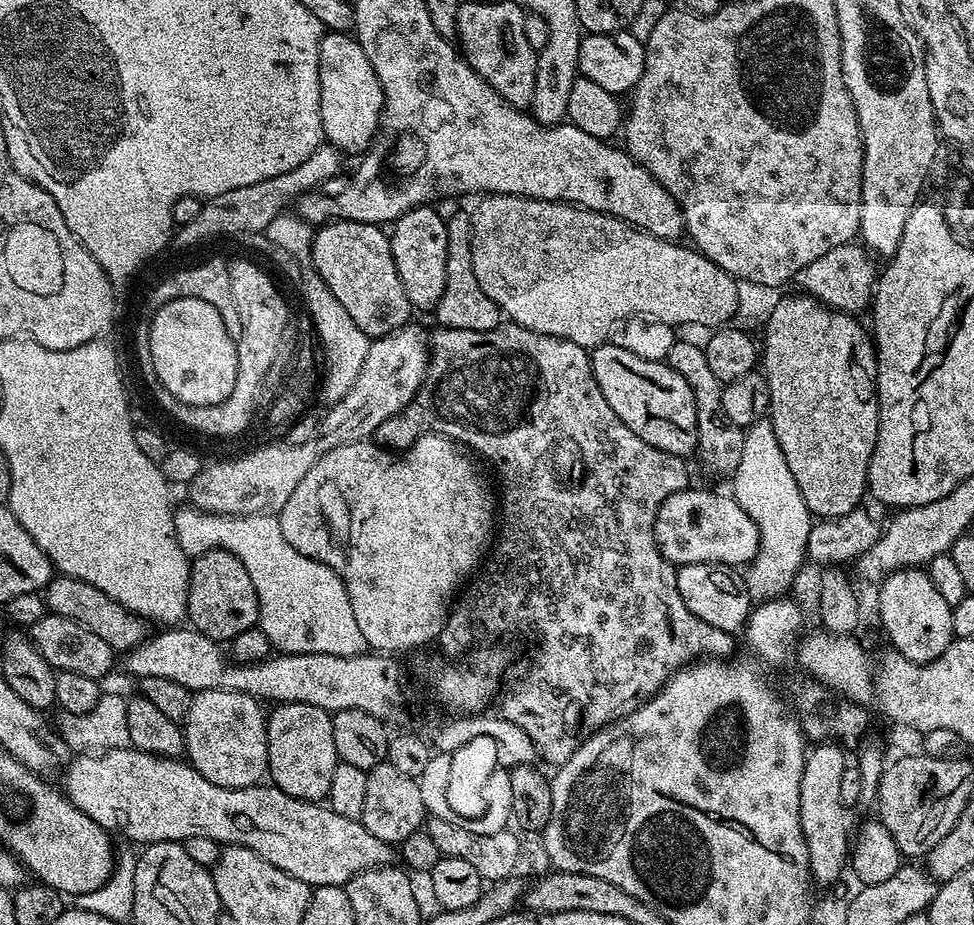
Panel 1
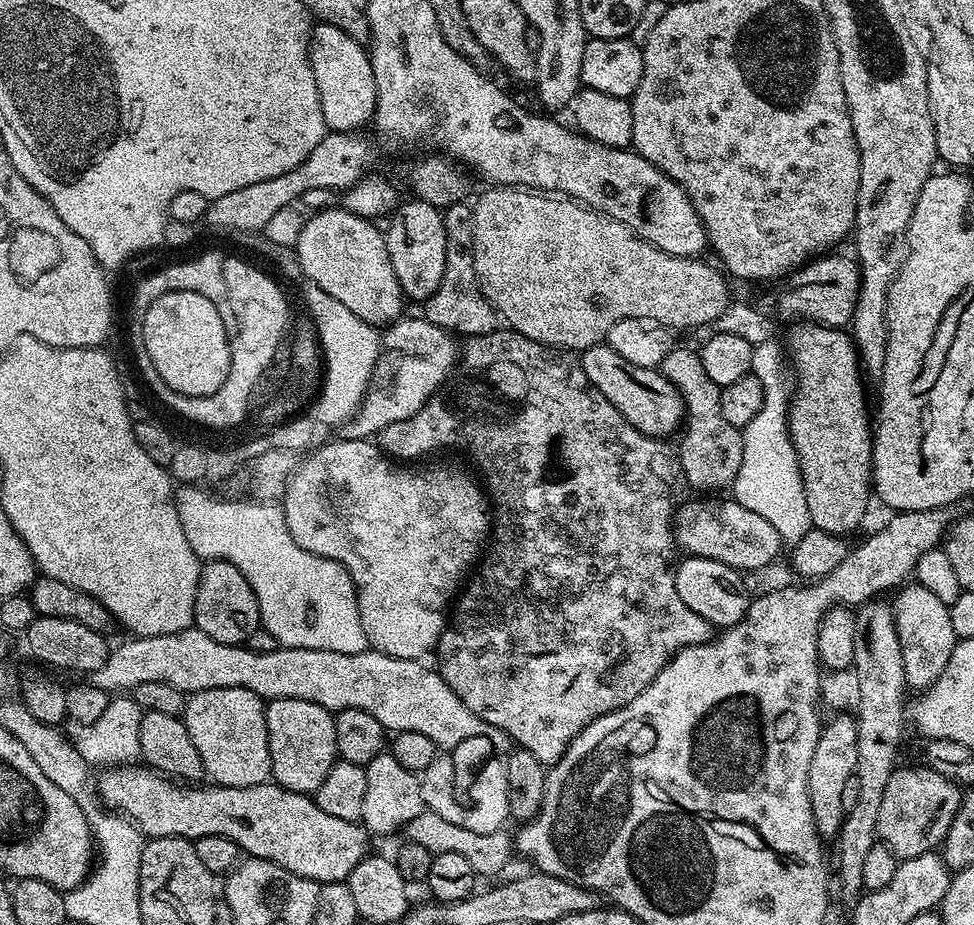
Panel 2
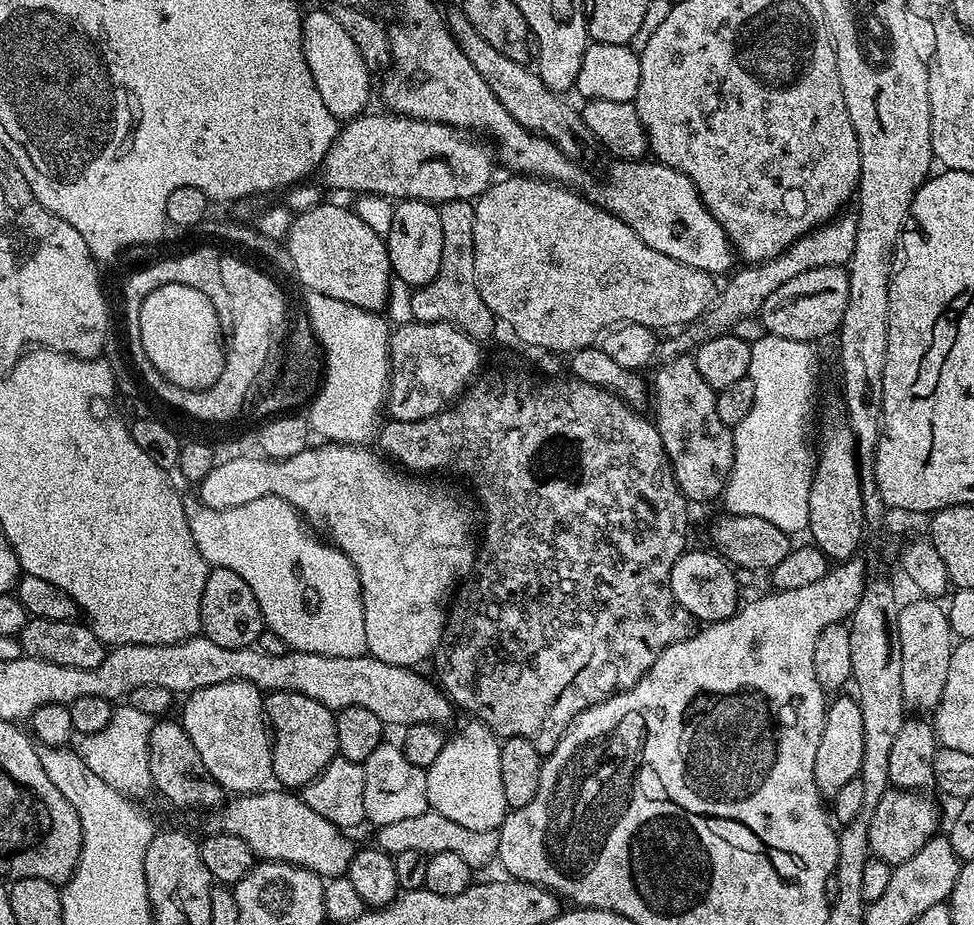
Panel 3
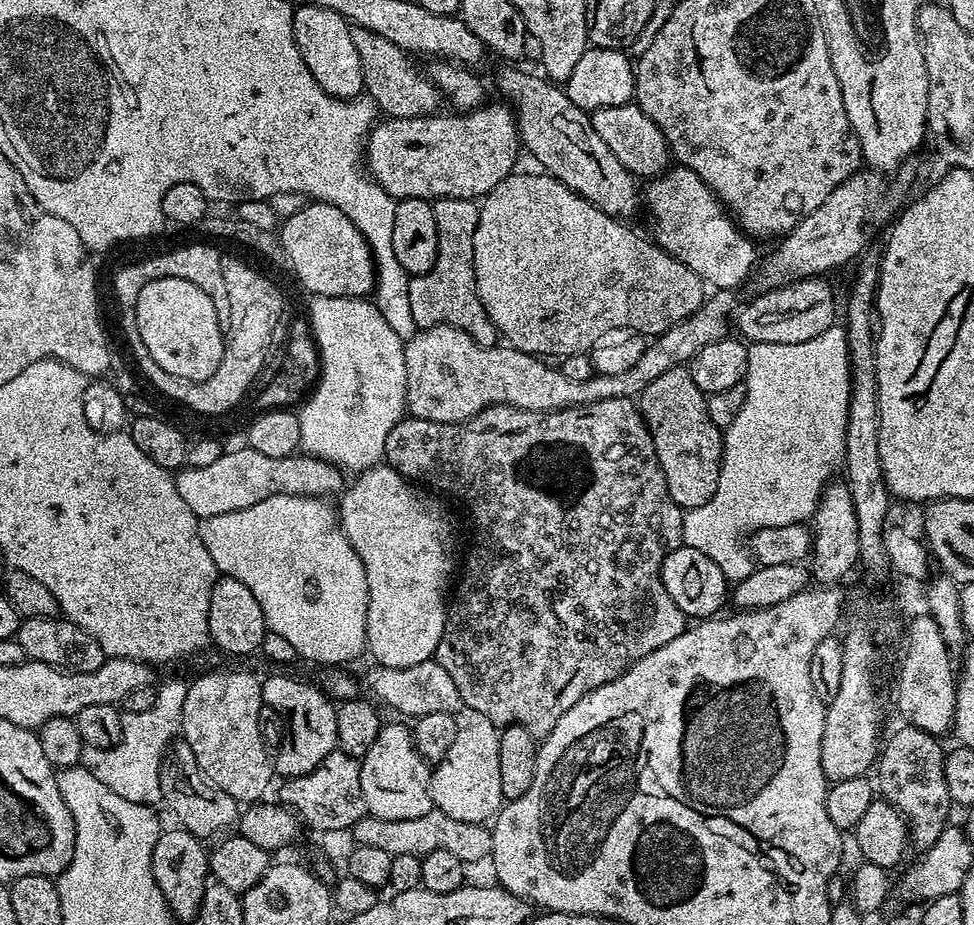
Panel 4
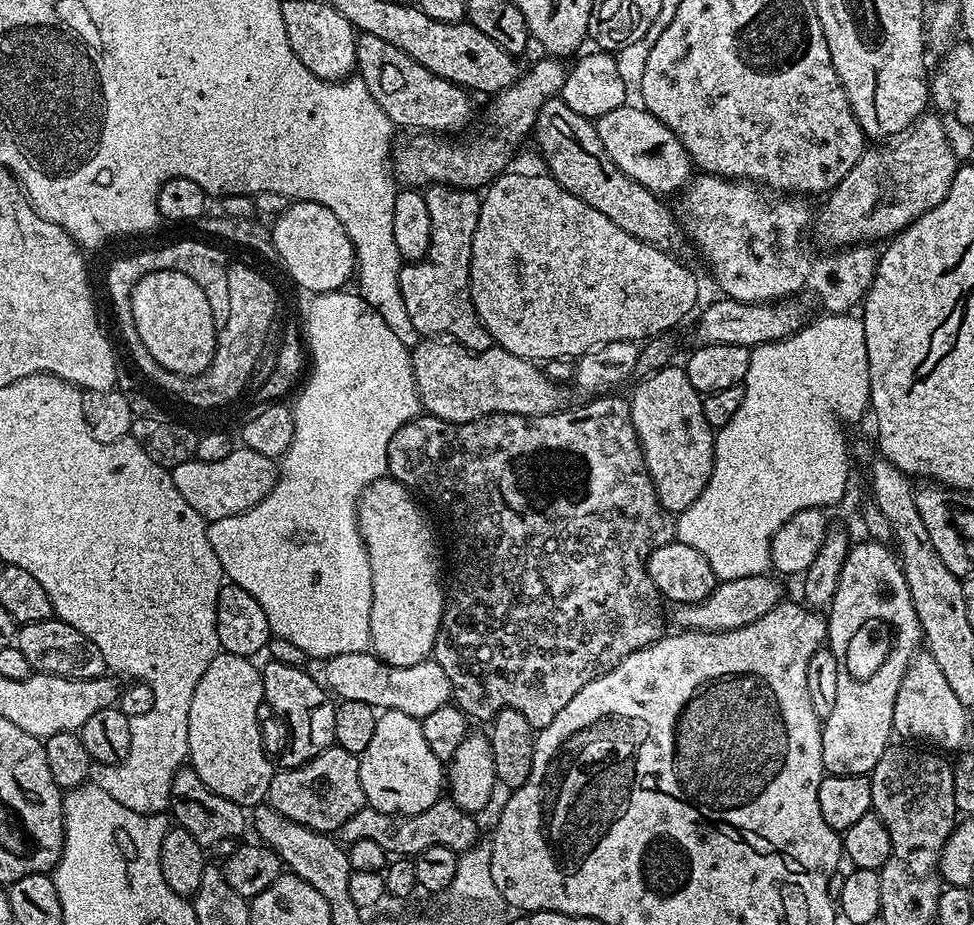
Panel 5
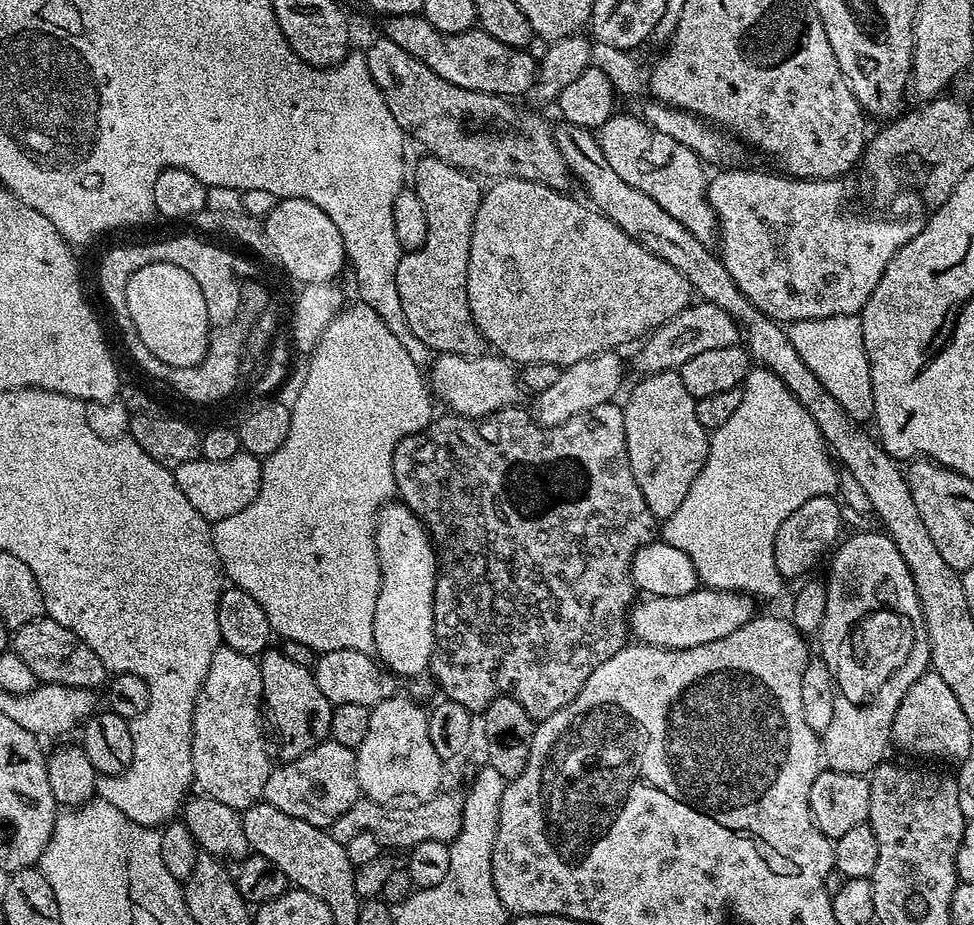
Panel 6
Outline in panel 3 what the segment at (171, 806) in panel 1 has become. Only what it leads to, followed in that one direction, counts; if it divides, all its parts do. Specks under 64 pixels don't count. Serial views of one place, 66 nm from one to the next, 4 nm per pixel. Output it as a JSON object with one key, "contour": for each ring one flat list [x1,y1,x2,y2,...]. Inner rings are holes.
{"contour":[[288,790,272,791,233,795,219,809,219,827,223,831,234,834,234,838,242,838,242,842,246,842,246,846,250,846,253,857,259,858,261,861,296,864,300,868,316,872,322,878,345,875,354,855,354,847,352,848,351,842,344,837,347,835,330,822,326,822,326,818,322,818,320,814,314,814,314,810,310,810,310,806,306,806,306,802,299,795]]}

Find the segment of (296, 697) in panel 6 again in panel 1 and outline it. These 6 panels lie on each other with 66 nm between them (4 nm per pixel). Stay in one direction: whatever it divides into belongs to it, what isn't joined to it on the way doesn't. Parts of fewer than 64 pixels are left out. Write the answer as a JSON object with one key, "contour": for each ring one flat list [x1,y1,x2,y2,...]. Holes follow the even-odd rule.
{"contour":[[276,704,273,709,266,716,267,775,271,783,299,800,323,801,330,790,330,782,338,763,334,750,332,713,309,704]]}

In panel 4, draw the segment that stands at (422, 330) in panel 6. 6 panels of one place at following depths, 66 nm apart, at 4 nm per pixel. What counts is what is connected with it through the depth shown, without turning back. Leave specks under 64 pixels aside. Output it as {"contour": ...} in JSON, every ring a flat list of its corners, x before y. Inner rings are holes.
{"contour":[[442,198,431,201,431,205,434,226,438,226,438,254,434,266,430,266,426,274,413,276,408,282,410,310,417,329,449,324,470,334,478,346,497,347,498,333,478,298,474,274,474,230,478,230,480,205,477,201,462,198]]}

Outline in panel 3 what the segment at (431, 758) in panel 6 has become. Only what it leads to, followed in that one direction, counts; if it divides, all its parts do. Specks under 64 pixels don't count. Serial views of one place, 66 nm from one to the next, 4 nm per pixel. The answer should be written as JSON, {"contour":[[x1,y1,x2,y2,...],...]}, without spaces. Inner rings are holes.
{"contour":[[395,743,380,744,363,765,366,774,366,820,369,825,399,822,429,811,425,769,414,766,414,762,406,762,406,754]]}

